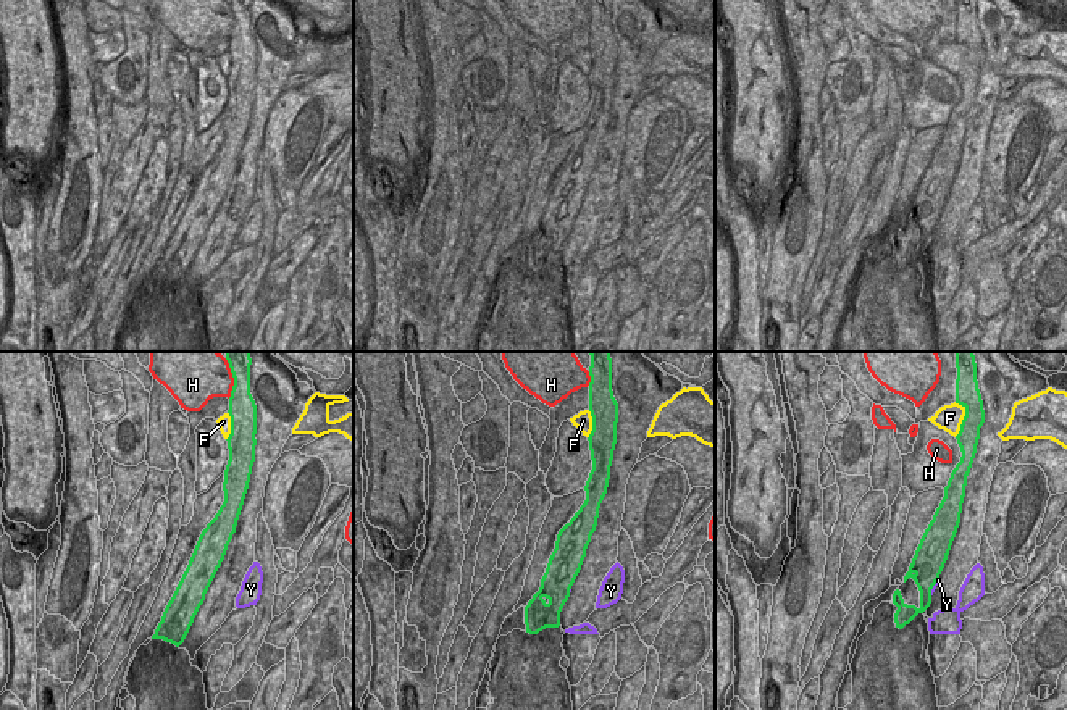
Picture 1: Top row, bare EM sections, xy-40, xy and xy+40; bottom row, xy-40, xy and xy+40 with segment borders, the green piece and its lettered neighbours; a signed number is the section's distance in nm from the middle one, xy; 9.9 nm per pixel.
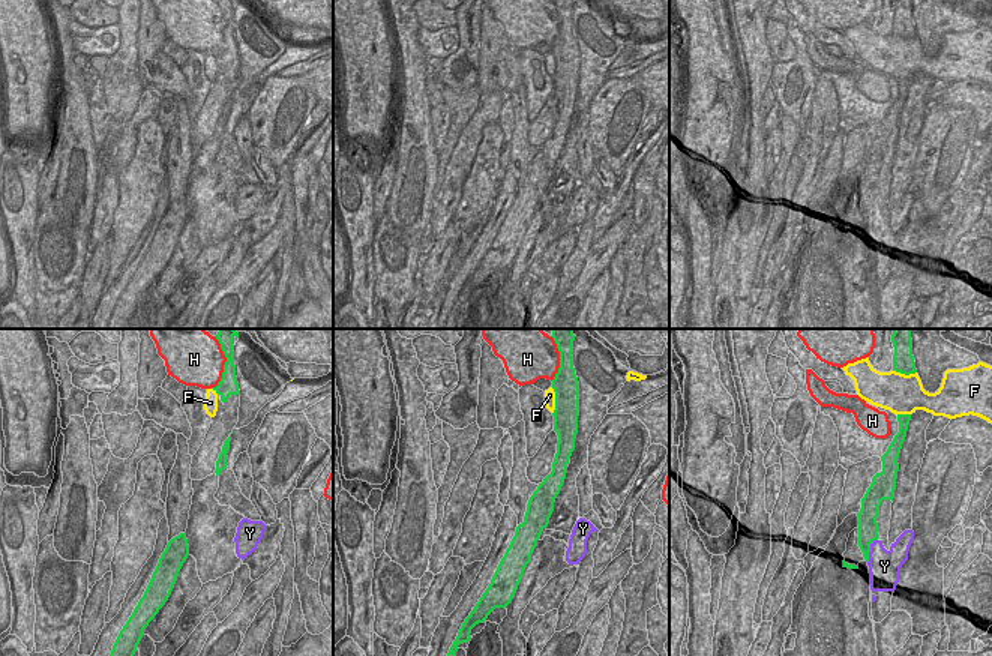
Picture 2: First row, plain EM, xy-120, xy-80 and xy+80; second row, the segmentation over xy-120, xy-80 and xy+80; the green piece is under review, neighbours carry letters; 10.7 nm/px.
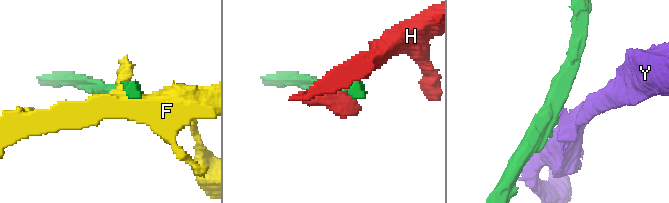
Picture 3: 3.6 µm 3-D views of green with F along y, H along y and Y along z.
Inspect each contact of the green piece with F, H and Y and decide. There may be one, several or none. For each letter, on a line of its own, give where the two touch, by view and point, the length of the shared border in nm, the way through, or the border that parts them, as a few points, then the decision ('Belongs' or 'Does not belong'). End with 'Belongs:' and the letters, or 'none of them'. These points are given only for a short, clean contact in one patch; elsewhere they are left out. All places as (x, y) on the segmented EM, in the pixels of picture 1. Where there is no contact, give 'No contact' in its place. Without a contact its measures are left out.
F: Touches green at xy+40 (962, 420). Shared border 360 nm. Does not belong
H: Touches green at xy-40 (233, 376). Shared border 400 nm. Does not belong
Y: Touches green at xy+40 (933, 584). Shared border 190 nm. Boundary: xy+40 (938, 578), (930, 594). Does not belong
Belongs: none of them.

